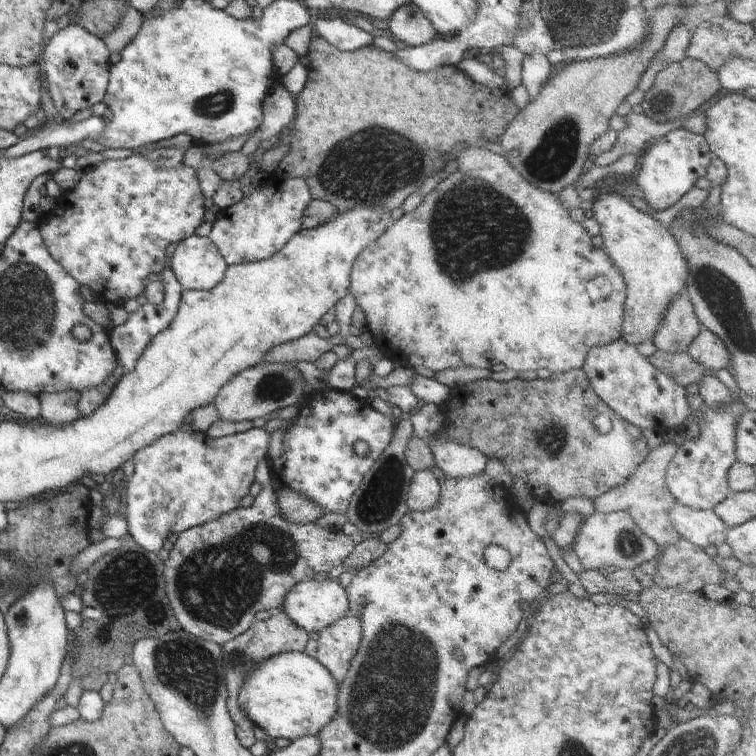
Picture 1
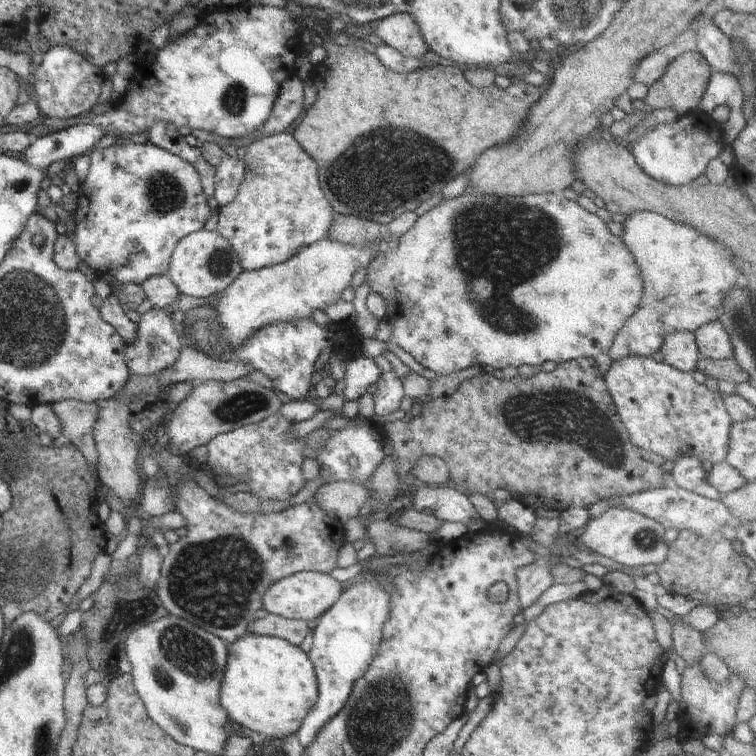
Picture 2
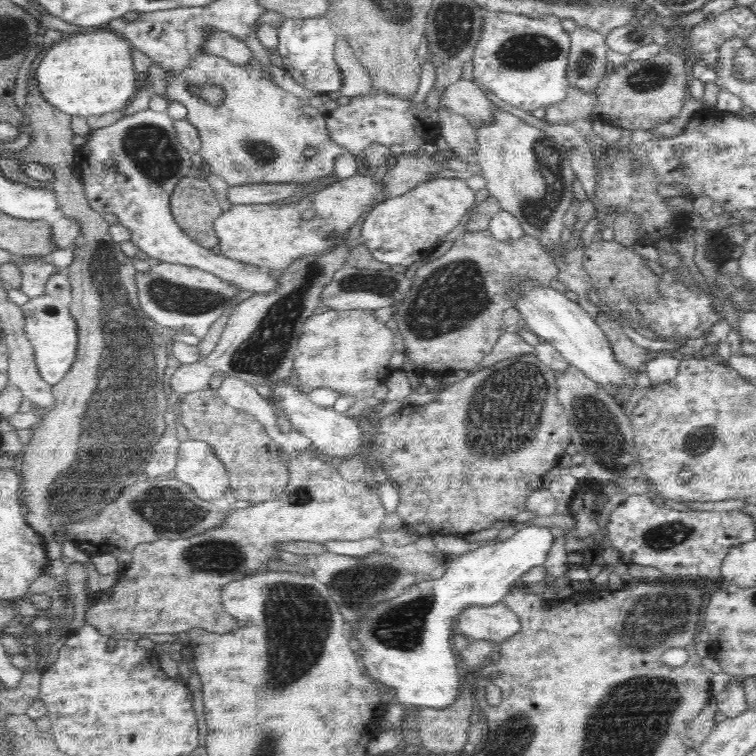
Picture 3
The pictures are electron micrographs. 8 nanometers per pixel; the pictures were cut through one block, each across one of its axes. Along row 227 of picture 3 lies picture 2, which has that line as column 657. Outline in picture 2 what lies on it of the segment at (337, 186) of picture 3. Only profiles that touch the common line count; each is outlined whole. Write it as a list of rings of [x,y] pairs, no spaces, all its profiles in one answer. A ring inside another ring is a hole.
[[[652,211],[634,212],[634,214],[627,216],[627,219],[622,222],[622,226],[621,239],[640,268],[644,294],[640,298],[642,302],[638,304],[636,312],[624,322],[622,330],[614,337],[609,347],[611,360],[632,355],[651,357],[654,352],[658,352],[662,348],[666,334],[670,334],[674,330],[694,332],[702,324],[718,321],[716,316],[722,310],[722,304],[724,304],[728,290],[734,284],[743,283],[742,272],[740,272],[730,248],[726,248],[724,244],[720,244],[712,238],[700,236],[698,231],[691,226],[684,226],[681,222],[670,220]]]

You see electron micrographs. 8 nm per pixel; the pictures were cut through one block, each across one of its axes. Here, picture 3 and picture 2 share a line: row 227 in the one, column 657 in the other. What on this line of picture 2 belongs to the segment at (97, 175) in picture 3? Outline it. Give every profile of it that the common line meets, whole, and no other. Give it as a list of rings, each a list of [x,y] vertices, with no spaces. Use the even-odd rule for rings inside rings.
[[[689,112],[667,124],[654,126],[636,142],[628,144],[638,166],[654,180],[670,186],[688,186],[695,178],[705,174],[707,164],[718,157],[724,145],[720,125],[708,114]]]

